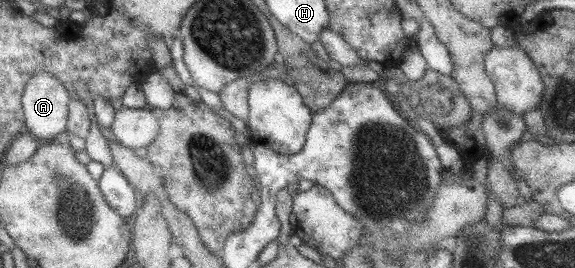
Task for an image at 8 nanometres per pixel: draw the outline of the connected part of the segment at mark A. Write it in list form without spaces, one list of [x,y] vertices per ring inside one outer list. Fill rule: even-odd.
[[[35,73],[25,83],[20,99],[23,110],[24,130],[41,143],[55,140],[66,129],[68,120],[69,92],[53,75]]]

